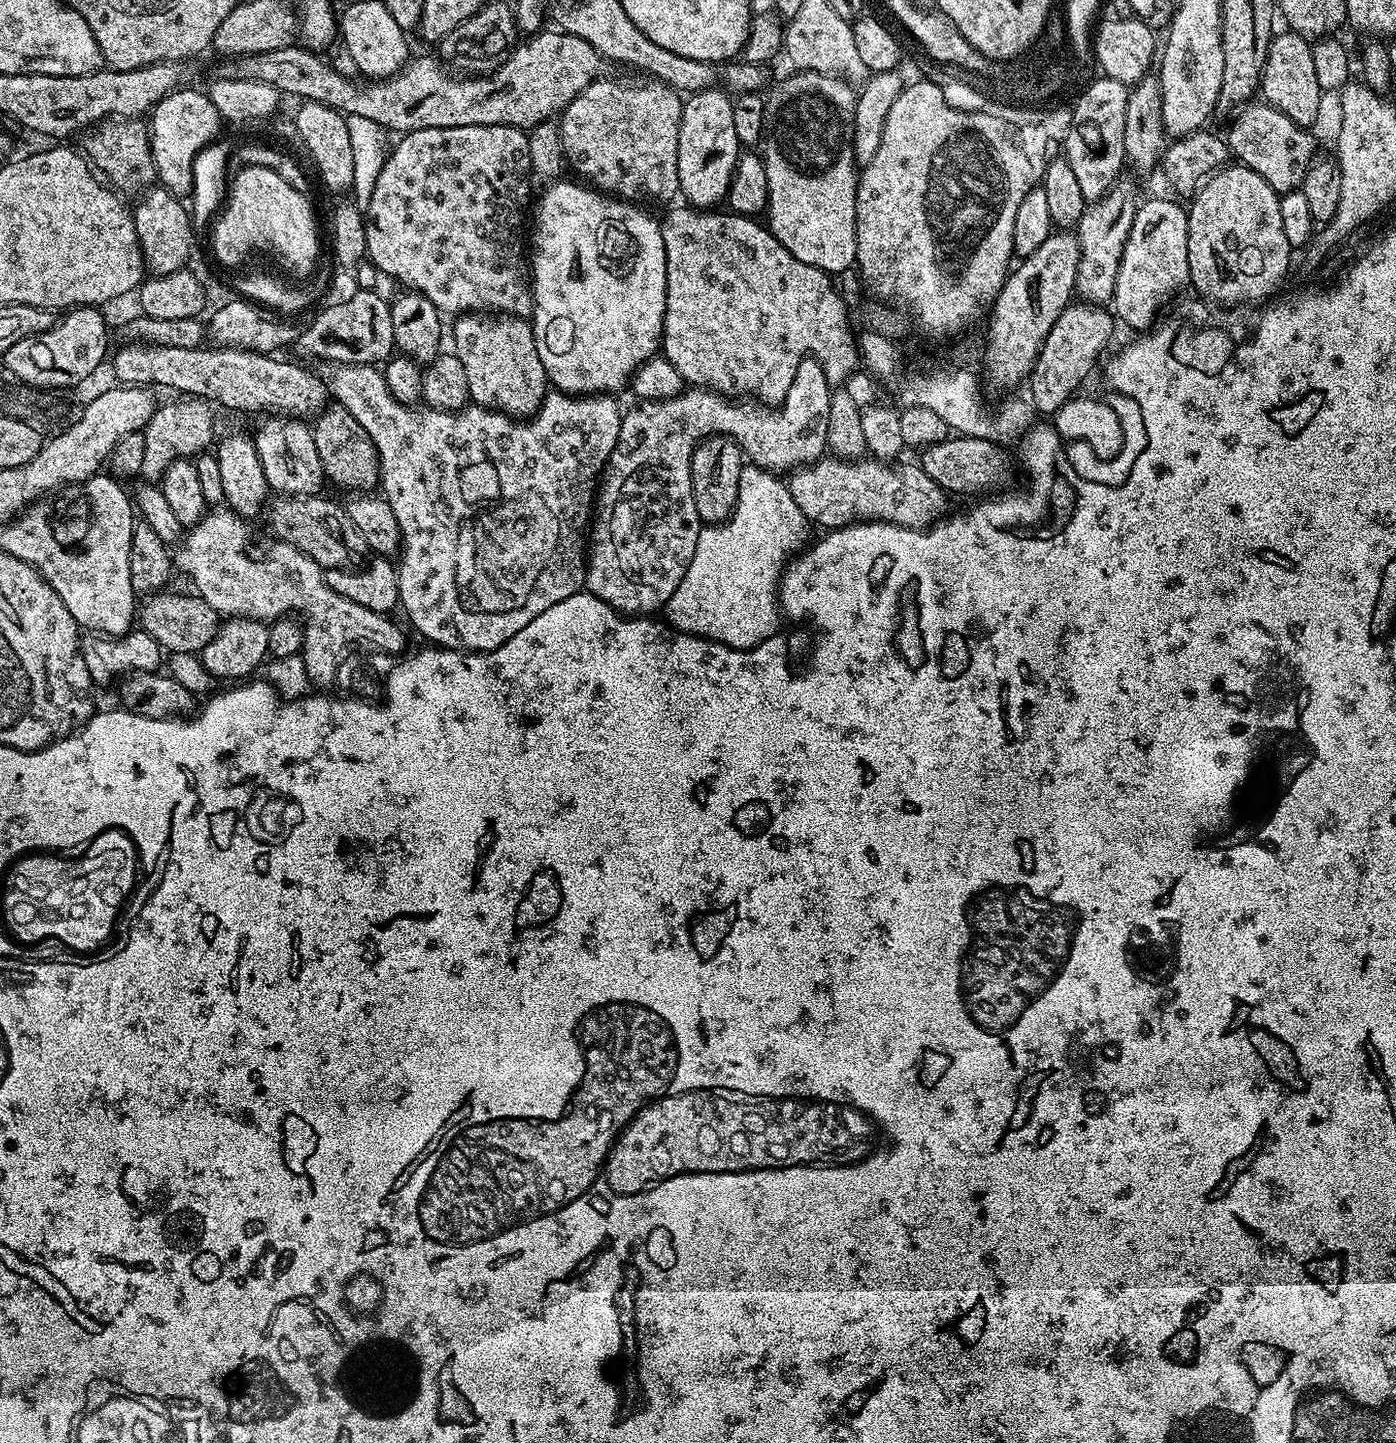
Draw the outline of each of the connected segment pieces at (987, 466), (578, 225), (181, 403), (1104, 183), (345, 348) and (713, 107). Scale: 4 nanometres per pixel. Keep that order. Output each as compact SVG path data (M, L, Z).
M957 435L923 449L918 463L945 492L954 496L958 494L984 498L989 494L1003 493L1007 489L1004 487L1012 480L1014 464L1013 461L1012 464L1008 461L1008 456L1004 452L1007 451L993 441Z
M560 178L550 183L543 189L544 192L540 196L540 201L535 201L534 212L536 208L536 221L530 224L530 279L532 281L532 314L530 323L532 325L532 333L534 334L534 342L538 346L538 358L542 358L542 366L548 372L548 383L555 391L565 392L568 396L577 398L592 398L597 394L616 394L619 388L627 389L633 376L637 371L648 363L651 356L657 355L661 351L662 341L664 338L664 315L666 314L666 242L662 242L662 230L660 229L660 220L652 217L650 213L643 212L643 207L637 206L635 203L621 200L609 193L599 191L591 186L585 186L583 183L577 182L575 179L566 180Z
M199 396L172 399L176 400L170 401L169 404L161 403L157 407L155 414L143 430L146 438L146 455L139 475L145 481L159 481L175 460L187 460L207 453L218 436L216 416L212 413L213 405L209 401Z
M1101 75L1093 79L1079 94L1076 104L1072 108L1072 125L1064 139L1062 149L1063 159L1070 162L1074 174L1078 178L1078 187L1082 190L1085 201L1093 202L1100 200L1112 189L1114 182L1121 179L1125 171L1126 161L1124 159L1124 135L1126 134L1126 102L1128 101L1129 85L1111 80L1108 76Z
M356 292L349 300L322 309L313 318L312 325L297 335L294 348L304 356L329 360L327 363L332 366L379 365L387 361L394 352L394 322L389 301L384 301L376 292Z
M707 88L701 92L691 93L683 101L678 126L678 182L679 195L685 196L687 203L697 210L712 210L716 204L728 195L728 187L736 173L736 163L742 151L742 145L734 130L733 97L723 88Z

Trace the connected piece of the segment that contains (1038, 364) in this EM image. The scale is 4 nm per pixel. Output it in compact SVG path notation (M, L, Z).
M1073 302L1066 310L1062 310L1058 322L1054 322L1050 334L1046 334L1042 342L1026 384L1033 391L1033 406L1037 413L1054 414L1081 391L1080 383L1091 374L1096 359L1098 364L1100 351L1107 346L1112 336L1112 324L1113 313L1096 302Z

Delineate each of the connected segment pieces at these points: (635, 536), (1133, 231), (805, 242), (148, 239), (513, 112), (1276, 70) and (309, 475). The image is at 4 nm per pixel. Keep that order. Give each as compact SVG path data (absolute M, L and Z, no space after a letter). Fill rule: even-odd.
M809 358L798 366L794 382L779 406L763 406L758 402L737 402L706 388L685 387L674 398L641 400L620 418L618 442L602 473L602 483L594 501L594 523L590 528L590 547L586 552L586 588L621 614L656 614L678 590L678 582L686 574L694 558L696 536L701 519L694 506L690 462L696 445L707 436L728 436L755 467L767 472L788 474L816 463L828 452L826 422L830 414L832 392L824 366Z
M1145 199L1134 214L1134 226L1130 226L1130 238L1126 238L1126 250L1122 250L1122 262L1118 266L1118 282L1114 282L1114 294L1110 301L1115 319L1119 323L1121 320L1128 328L1140 328L1136 330L1151 328L1161 315L1160 307L1168 303L1171 305L1172 295L1188 280L1190 274L1190 262L1186 250L1188 209L1183 203L1172 200Z
M799 70L791 74L776 85L773 83L764 100L762 159L768 183L766 224L794 258L837 274L855 265L858 250L857 157L848 145L854 131L852 119L858 92L839 76Z
M163 186L145 191L139 200L140 205L134 208L134 219L145 269L152 276L165 276L181 271L192 252L192 234L194 235L192 217L185 201Z
M541 30L529 35L525 42L517 43L508 53L499 68L487 74L453 74L435 55L420 56L404 65L392 76L382 80L361 82L359 79L344 77L342 73L329 64L323 55L317 54L306 46L293 46L282 50L270 50L262 54L250 54L243 58L230 58L221 61L212 68L212 76L217 80L249 80L250 82L266 82L266 86L274 86L281 94L288 92L292 96L301 96L301 101L313 100L319 104L330 106L336 112L343 112L345 117L357 116L370 118L378 122L380 127L389 133L403 134L414 130L430 130L431 128L453 128L454 126L502 126L509 124L515 128L531 130L544 121L559 117L569 102L586 86L590 86L601 75L602 57L590 42L569 32L559 30Z
M1284 30L1284 33L1273 35L1270 46L1268 47L1268 57L1266 58L1266 66L1264 72L1260 76L1259 91L1264 92L1263 99L1269 104L1273 104L1278 110L1282 110L1282 114L1286 114L1286 118L1290 118L1300 128L1311 129L1312 123L1320 116L1320 99L1322 93L1318 86L1318 78L1314 71L1314 54L1312 53L1312 44L1307 40L1303 40L1297 32Z
M268 414L254 431L258 458L262 462L262 474L266 474L266 482L273 493L281 496L314 496L326 484L324 467L318 458L318 446L314 446L311 427L303 419L287 414Z

